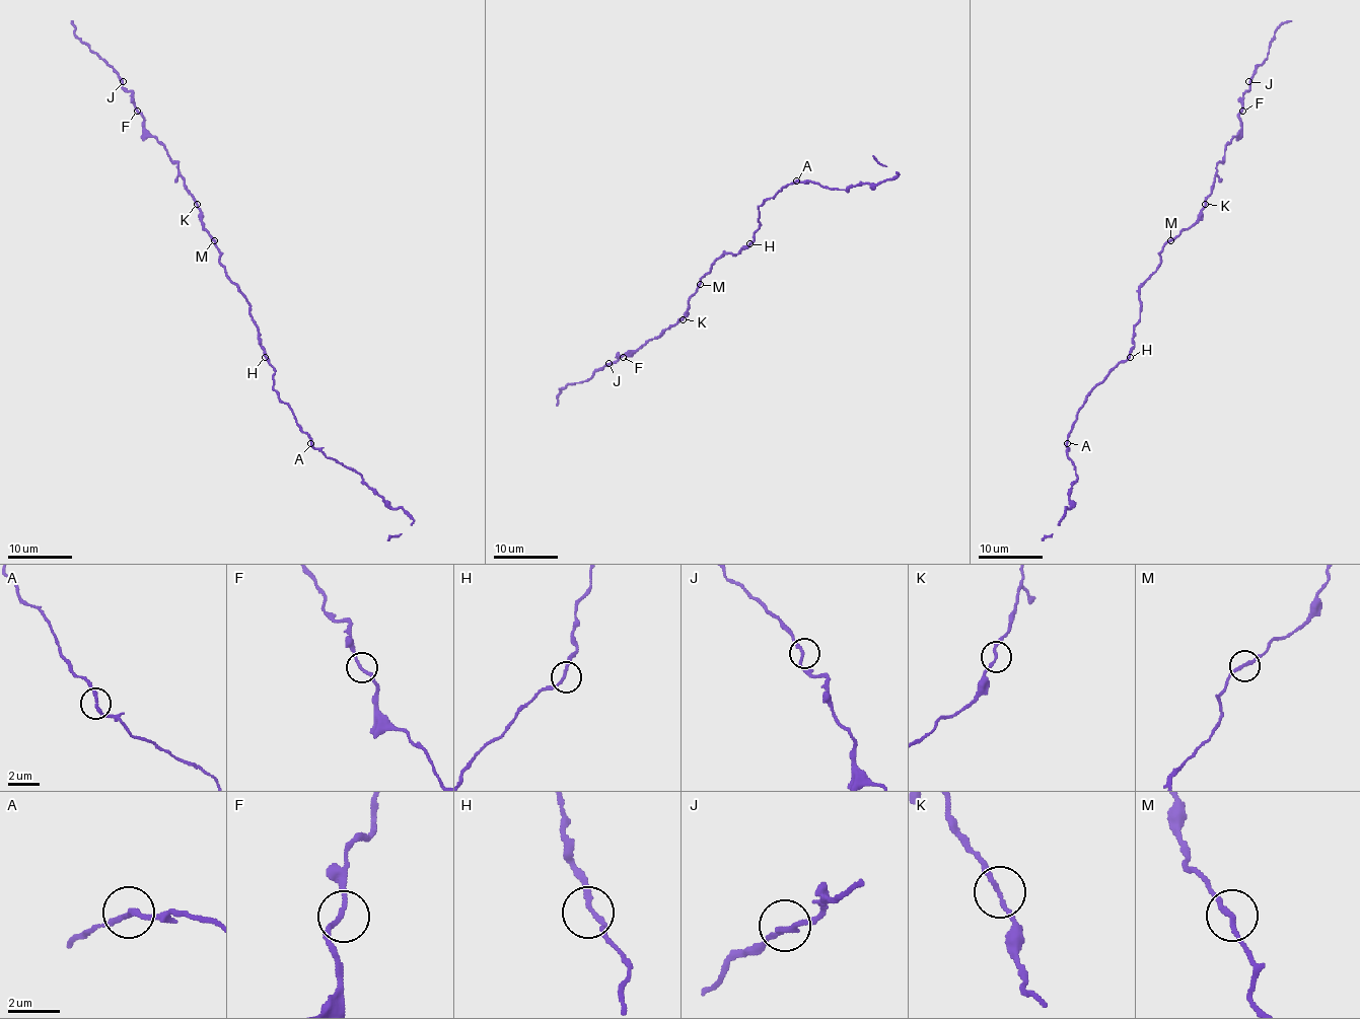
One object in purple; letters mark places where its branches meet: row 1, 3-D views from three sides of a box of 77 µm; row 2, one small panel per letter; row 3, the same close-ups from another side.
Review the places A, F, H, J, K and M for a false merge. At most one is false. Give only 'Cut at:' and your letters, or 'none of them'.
Cut at: none of them

